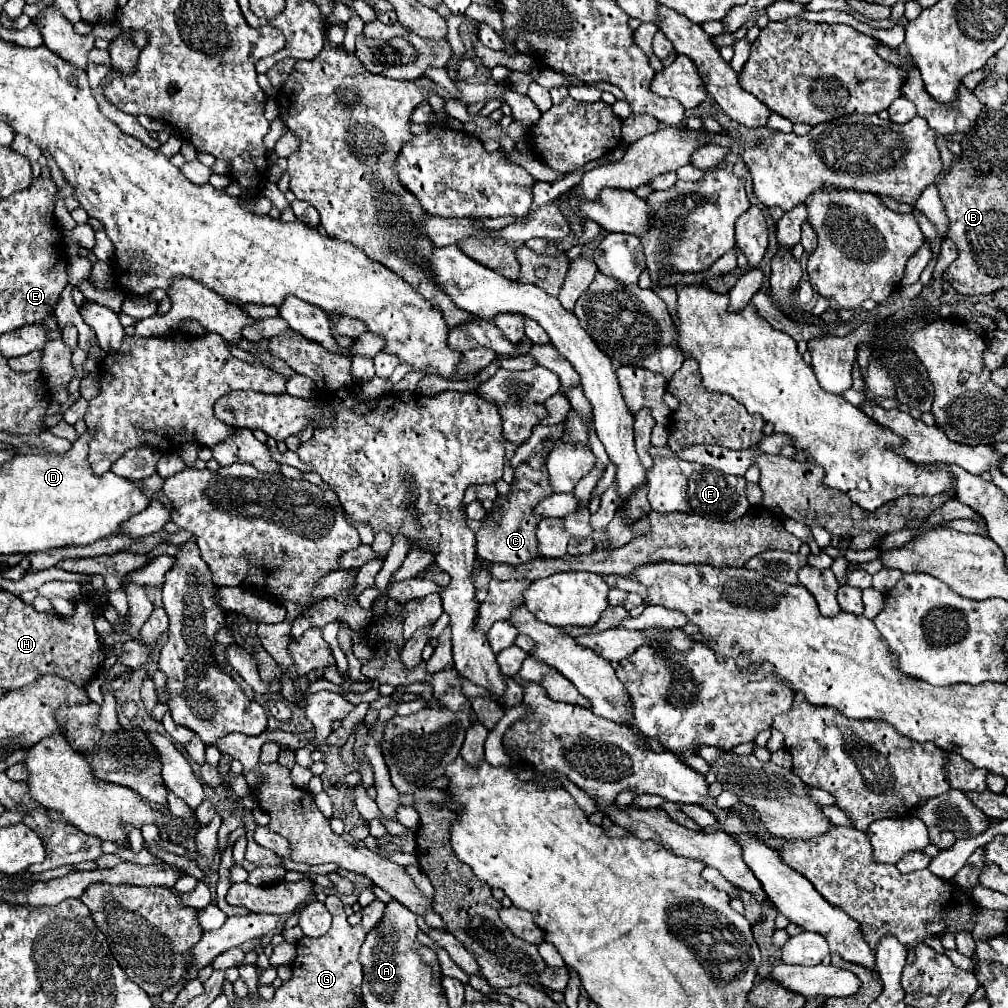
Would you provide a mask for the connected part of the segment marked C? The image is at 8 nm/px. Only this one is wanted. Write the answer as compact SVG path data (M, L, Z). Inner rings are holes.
M522 463L514 471L512 481L512 493L498 497L498 509L494 509L490 515L498 521L496 529L480 529L476 533L476 553L480 559L486 559L490 563L508 563L508 565L520 565L534 557L538 557L536 551L536 527L540 523L540 517L534 517L530 509L546 499L552 493L552 487L548 485L548 473L546 467L542 471L530 469L526 463Z

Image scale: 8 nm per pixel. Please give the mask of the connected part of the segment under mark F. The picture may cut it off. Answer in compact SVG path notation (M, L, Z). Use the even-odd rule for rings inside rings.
M656 457L654 469L648 475L648 501L654 511L670 513L698 513L700 517L714 521L736 521L748 509L746 499L746 479L726 475L722 471L704 467L700 463L690 463L680 457Z

